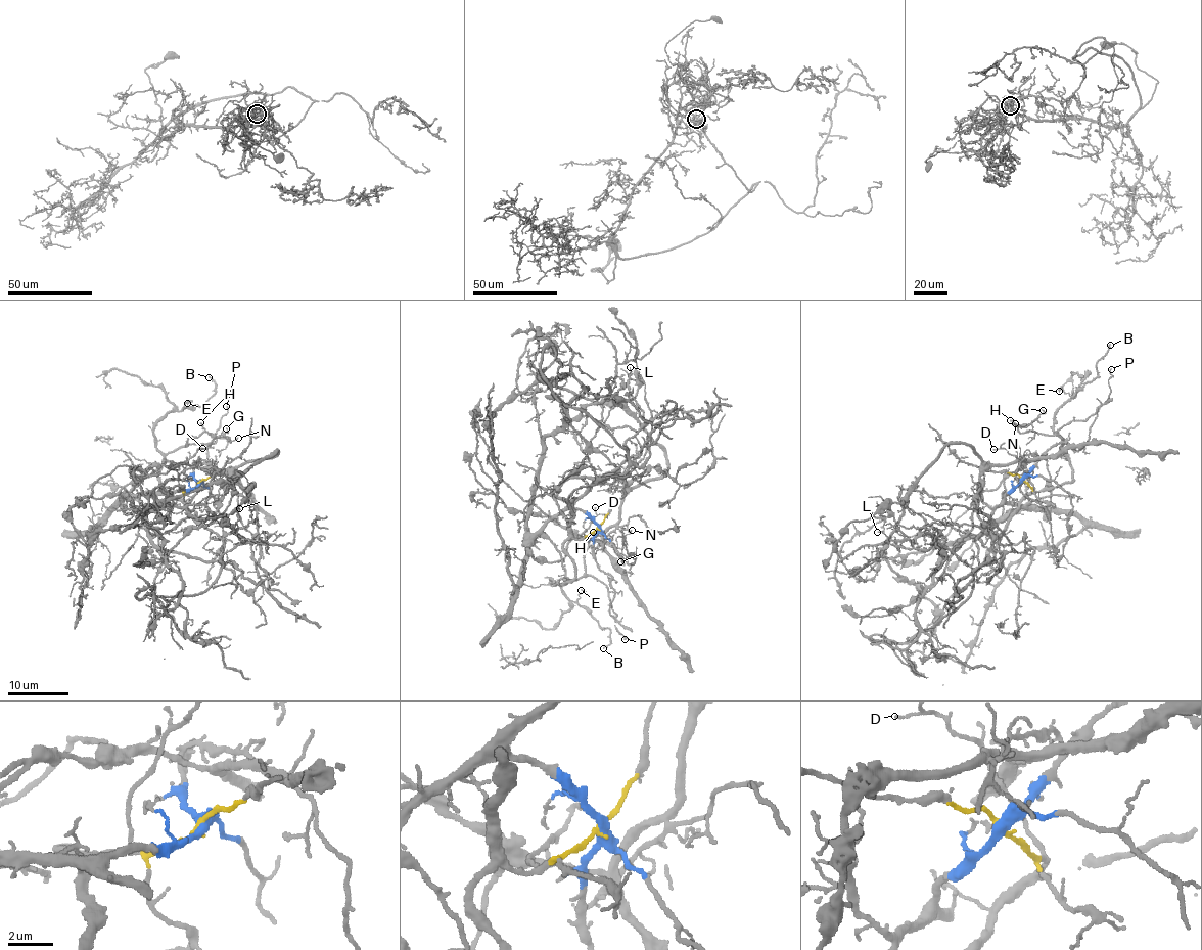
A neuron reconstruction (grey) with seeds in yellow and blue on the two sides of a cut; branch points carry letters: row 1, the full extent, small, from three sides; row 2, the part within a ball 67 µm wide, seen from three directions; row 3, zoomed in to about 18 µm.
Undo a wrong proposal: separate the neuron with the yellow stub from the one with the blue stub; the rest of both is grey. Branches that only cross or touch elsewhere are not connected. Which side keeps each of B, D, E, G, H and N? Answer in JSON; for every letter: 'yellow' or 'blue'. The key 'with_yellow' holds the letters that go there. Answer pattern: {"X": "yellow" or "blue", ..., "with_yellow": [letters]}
{"B": "yellow", "D": "yellow", "E": "yellow", "G": "yellow", "H": "yellow", "N": "yellow", "with_yellow": ["B", "D", "E", "G", "H", "N"]}

